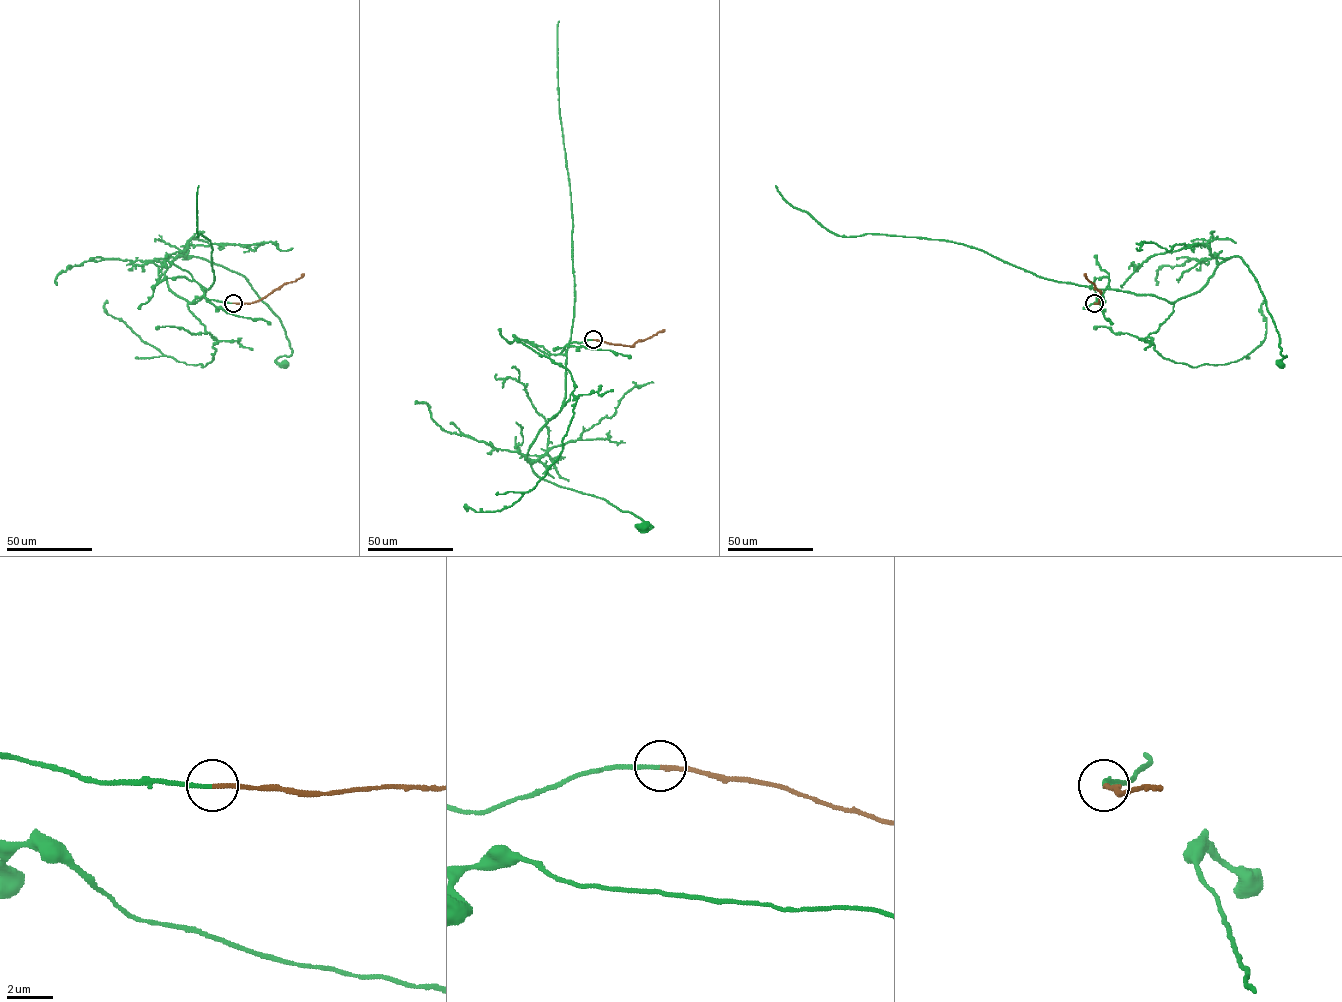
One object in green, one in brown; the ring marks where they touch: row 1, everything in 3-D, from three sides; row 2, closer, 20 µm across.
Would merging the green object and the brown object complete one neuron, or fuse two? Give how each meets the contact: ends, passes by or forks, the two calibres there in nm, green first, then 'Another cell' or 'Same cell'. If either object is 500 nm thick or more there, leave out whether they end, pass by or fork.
At the ring green ends. At the ring brown ends. Thickness 160 nm (green) against 170 nm. Same cell

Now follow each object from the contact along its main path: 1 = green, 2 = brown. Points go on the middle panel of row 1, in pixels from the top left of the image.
1: (593, 339), (561, 352), (565, 399), (525, 459), (542, 478), (652, 526), (641, 532), (636, 526), (649, 523)
2: (593, 339), (632, 346), (664, 330)

